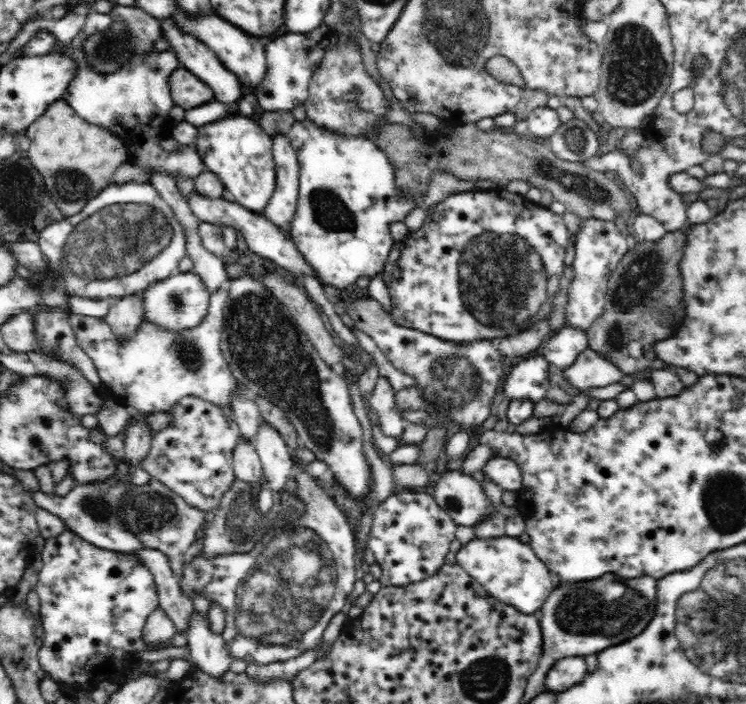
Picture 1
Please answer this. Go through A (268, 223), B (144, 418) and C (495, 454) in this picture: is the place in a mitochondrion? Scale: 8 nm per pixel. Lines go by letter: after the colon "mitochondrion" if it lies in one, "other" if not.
A: other
B: other
C: other

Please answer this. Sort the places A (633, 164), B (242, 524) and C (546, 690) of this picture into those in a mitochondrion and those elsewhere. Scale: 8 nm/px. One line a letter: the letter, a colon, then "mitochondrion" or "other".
A: other
B: mitochondrion
C: other

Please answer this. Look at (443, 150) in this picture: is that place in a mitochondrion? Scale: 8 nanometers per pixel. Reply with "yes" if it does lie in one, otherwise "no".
yes

